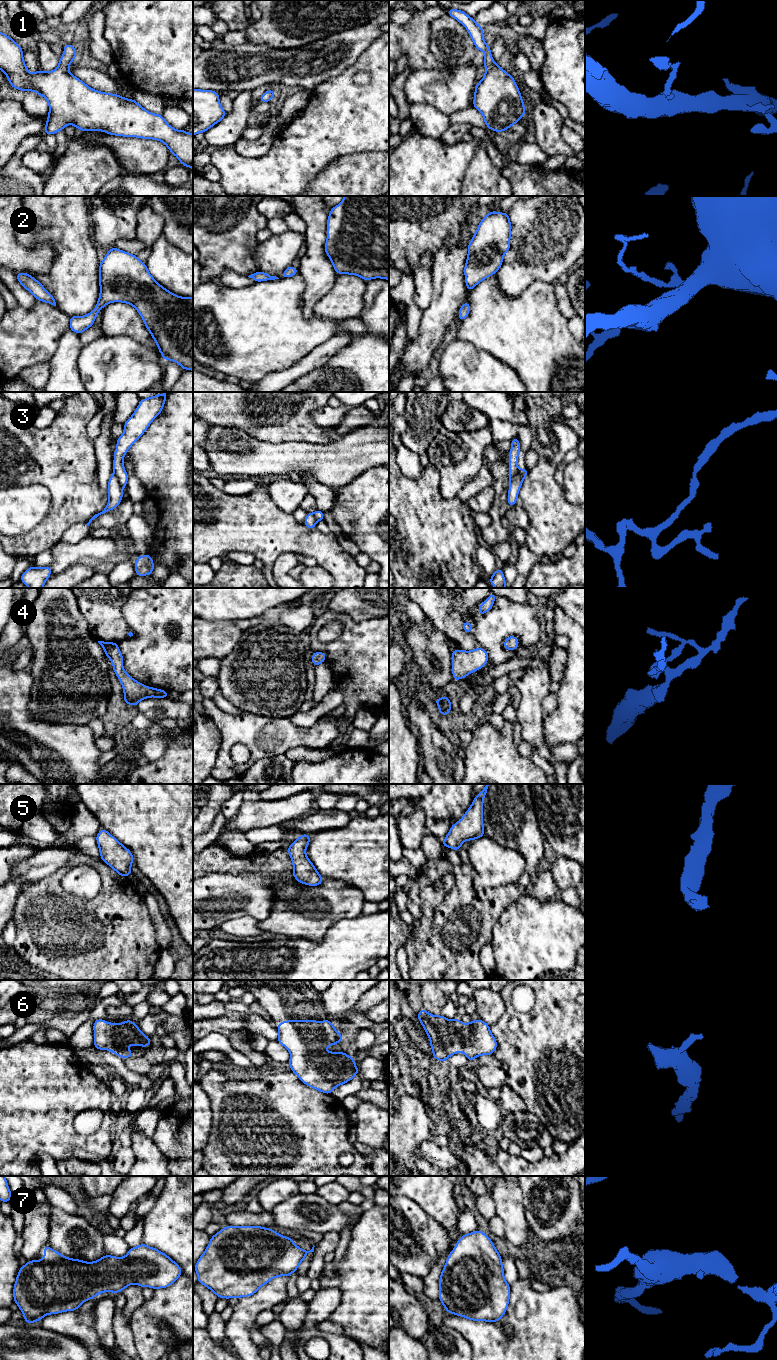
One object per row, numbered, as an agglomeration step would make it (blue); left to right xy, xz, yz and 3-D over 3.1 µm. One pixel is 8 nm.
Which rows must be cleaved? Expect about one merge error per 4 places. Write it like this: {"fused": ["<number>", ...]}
{"fused": ["3"]}

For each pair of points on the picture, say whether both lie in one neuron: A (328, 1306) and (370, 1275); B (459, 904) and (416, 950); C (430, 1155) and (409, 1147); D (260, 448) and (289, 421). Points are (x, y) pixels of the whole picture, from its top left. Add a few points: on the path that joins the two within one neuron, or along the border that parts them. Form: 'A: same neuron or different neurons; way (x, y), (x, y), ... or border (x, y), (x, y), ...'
A: different neurons; border (339, 1287), (341, 1302), (330, 1317)
B: same neuron; way (458, 918), (430, 946)
C: different neurons; border (426, 1139), (419, 1147), (419, 1154), (435, 1165)
D: different neurons; border (246, 432), (256, 438), (274, 442), (292, 440)

